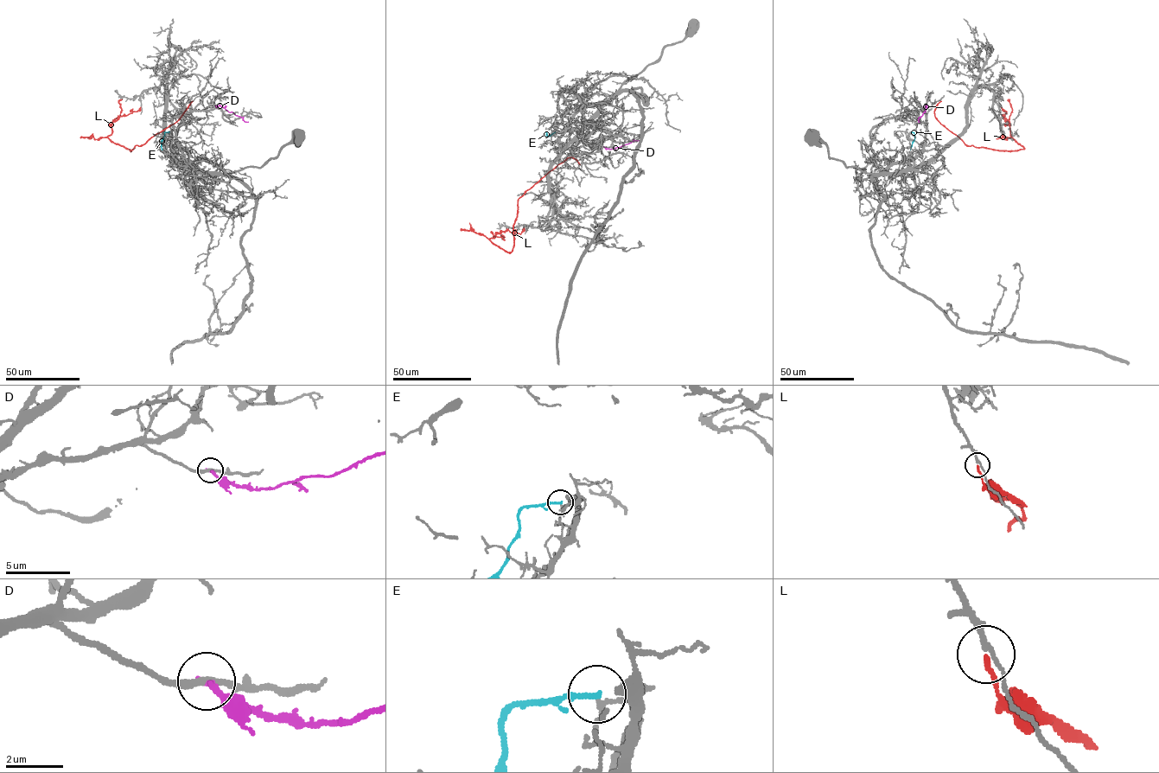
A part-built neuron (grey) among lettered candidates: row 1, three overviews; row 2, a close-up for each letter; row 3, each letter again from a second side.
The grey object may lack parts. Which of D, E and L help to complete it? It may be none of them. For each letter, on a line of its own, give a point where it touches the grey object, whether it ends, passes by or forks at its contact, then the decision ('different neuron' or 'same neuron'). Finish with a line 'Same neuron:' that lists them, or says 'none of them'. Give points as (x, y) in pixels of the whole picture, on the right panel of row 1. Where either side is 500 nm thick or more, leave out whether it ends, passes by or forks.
D: contact (925, 105); it ends; different neuron
E: contact (911, 131); it ends; different neuron
L: contact (1001, 107); it ends; different neuron
Same neuron: none of them

